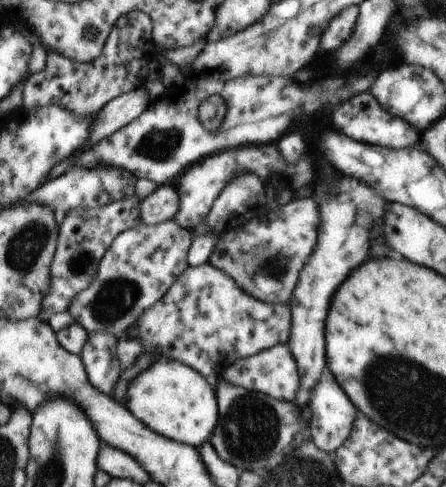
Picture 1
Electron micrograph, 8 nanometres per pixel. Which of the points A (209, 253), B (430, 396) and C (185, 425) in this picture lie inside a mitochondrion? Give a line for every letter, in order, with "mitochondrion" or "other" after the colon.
A: other
B: mitochondrion
C: other

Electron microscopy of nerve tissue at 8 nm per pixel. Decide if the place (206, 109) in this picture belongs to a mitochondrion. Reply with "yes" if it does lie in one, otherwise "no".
yes

